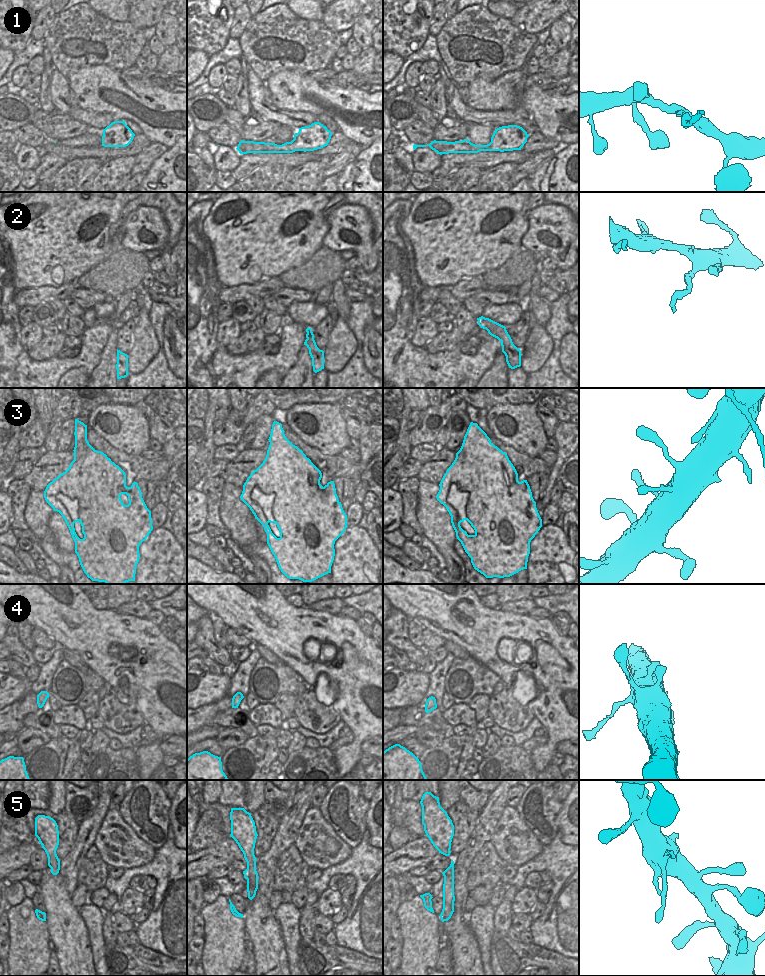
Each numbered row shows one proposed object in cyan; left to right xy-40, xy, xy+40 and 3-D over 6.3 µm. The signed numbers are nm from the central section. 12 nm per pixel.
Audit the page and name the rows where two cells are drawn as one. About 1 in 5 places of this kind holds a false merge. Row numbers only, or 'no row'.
1, 2

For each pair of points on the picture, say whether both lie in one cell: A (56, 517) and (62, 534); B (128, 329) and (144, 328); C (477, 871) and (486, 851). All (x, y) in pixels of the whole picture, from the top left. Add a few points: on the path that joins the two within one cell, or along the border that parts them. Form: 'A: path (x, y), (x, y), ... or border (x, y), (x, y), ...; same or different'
A: path (56, 521), (59, 530); same
B: border (135, 319), (135, 327), (128, 352); different
C: path (482, 866), (486, 862), (486, 856); same

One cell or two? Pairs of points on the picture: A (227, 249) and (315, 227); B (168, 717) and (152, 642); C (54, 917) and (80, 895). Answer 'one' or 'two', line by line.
A: one
B: one
C: two

